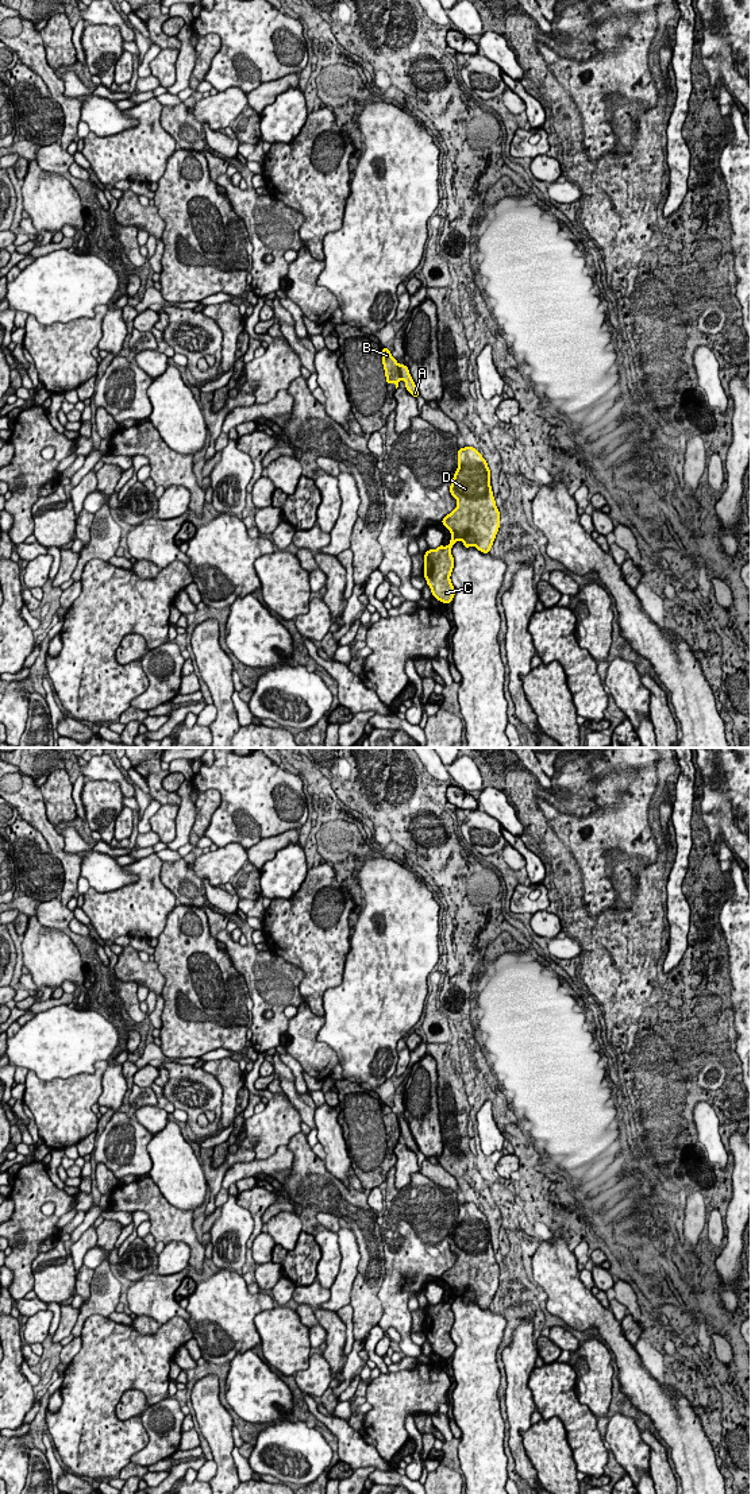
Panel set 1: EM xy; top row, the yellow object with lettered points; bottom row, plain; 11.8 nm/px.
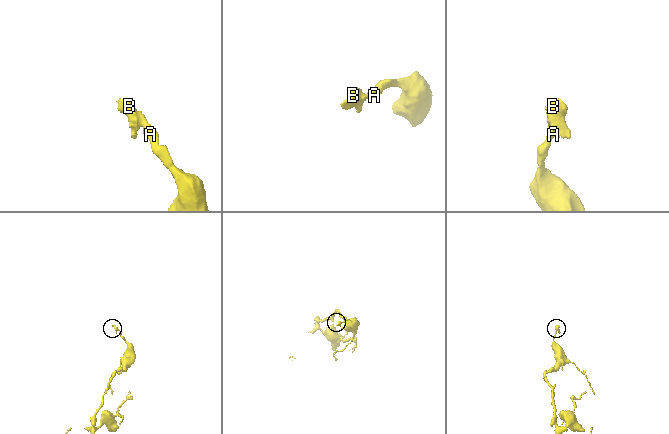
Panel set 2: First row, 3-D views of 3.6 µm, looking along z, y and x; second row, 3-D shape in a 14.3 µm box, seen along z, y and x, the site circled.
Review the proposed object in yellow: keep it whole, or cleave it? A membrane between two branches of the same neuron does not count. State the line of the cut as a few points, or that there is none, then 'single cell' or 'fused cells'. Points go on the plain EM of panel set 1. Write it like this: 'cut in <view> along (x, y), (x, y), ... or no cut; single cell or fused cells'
cut in xy along (400, 1128), (401, 1134); fused cells

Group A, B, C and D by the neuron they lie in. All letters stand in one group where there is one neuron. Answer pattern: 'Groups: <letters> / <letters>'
Groups: A C D / B

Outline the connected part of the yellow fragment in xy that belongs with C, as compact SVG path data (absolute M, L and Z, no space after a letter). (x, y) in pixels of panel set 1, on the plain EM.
M459 1204L458 1224L450 1242L450 1248L457 1255L457 1263L442 1275L442 1279L450 1286L452 1293L447 1302L439 1301L436 1305L428 1305L424 1309L424 1333L427 1340L434 1354L446 1360L455 1351L455 1344L450 1335L454 1324L452 1301L461 1296L465 1304L475 1302L482 1309L489 1309L500 1283L500 1267L496 1262L489 1229L490 1225L486 1216L475 1204Z

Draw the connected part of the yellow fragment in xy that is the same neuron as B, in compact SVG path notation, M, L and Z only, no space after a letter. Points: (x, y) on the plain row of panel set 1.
M382 1103L382 1120L385 1126L386 1140L394 1139L397 1144L401 1135L400 1123L396 1113L393 1113L390 1107L385 1103Z

